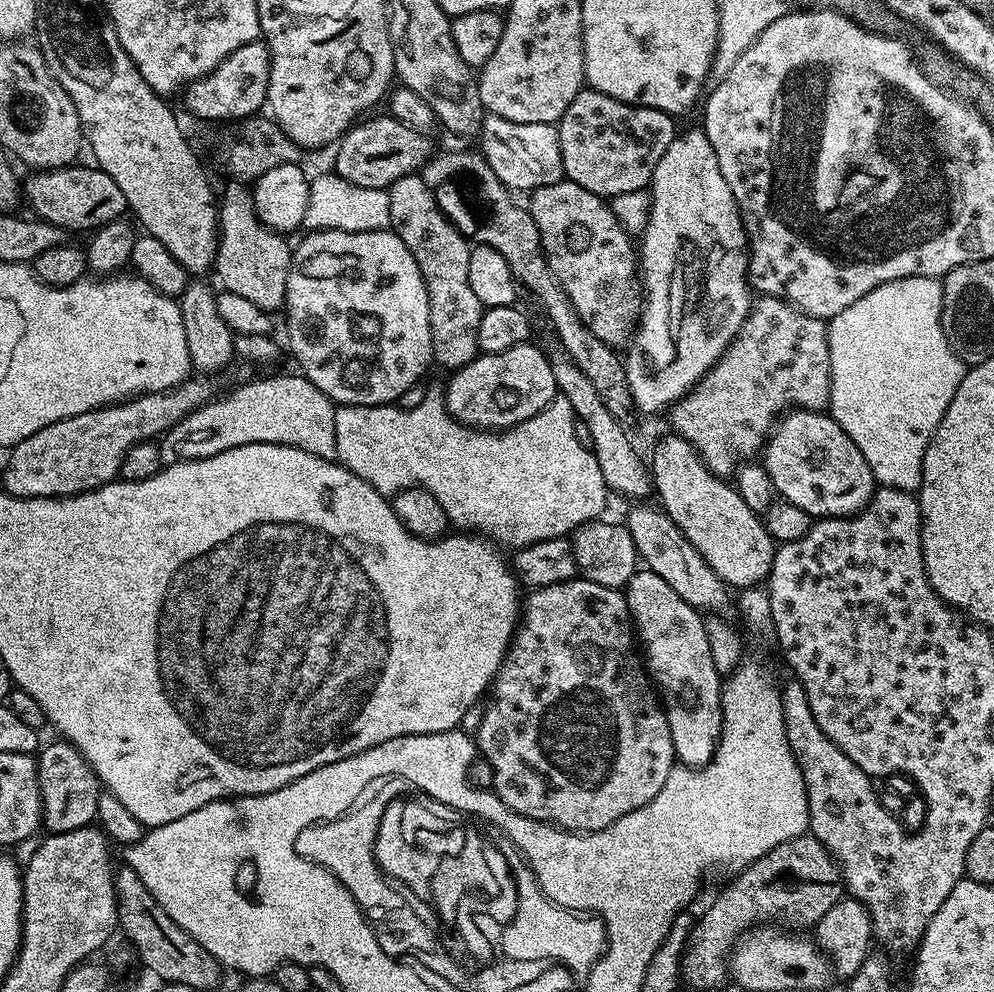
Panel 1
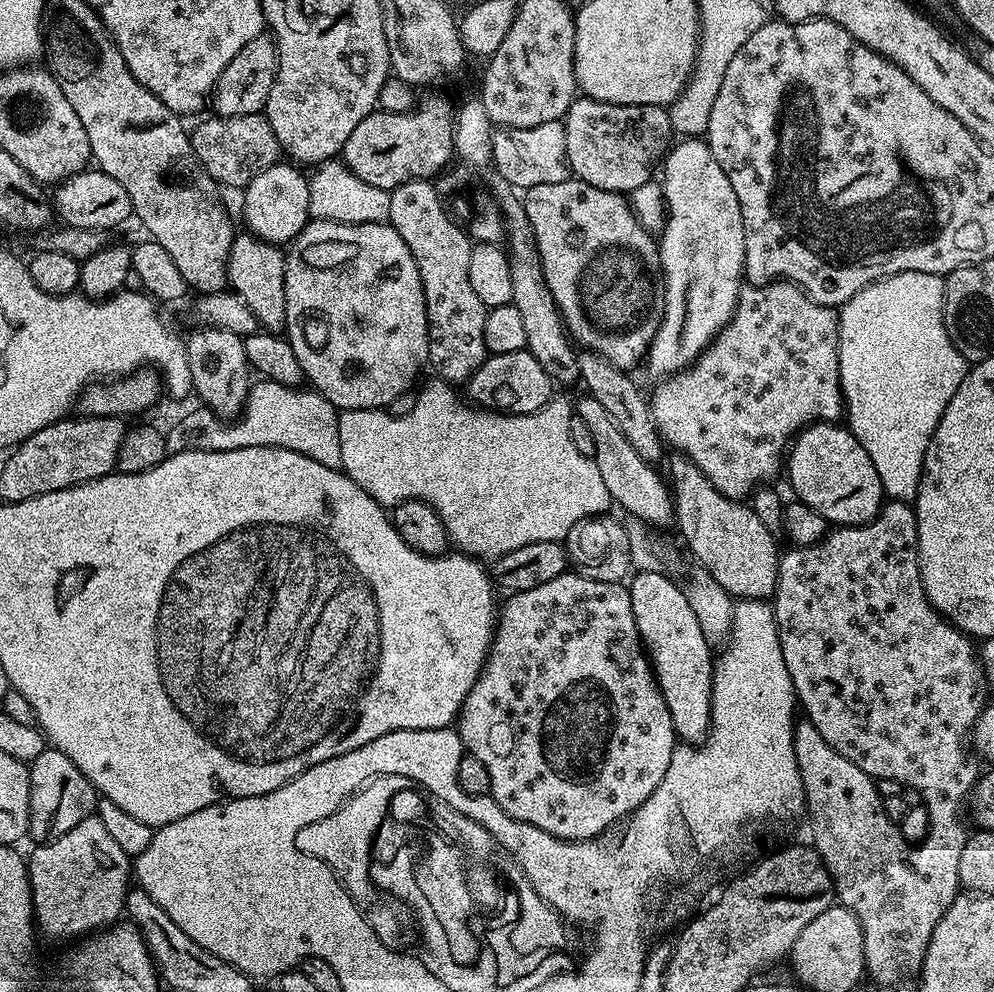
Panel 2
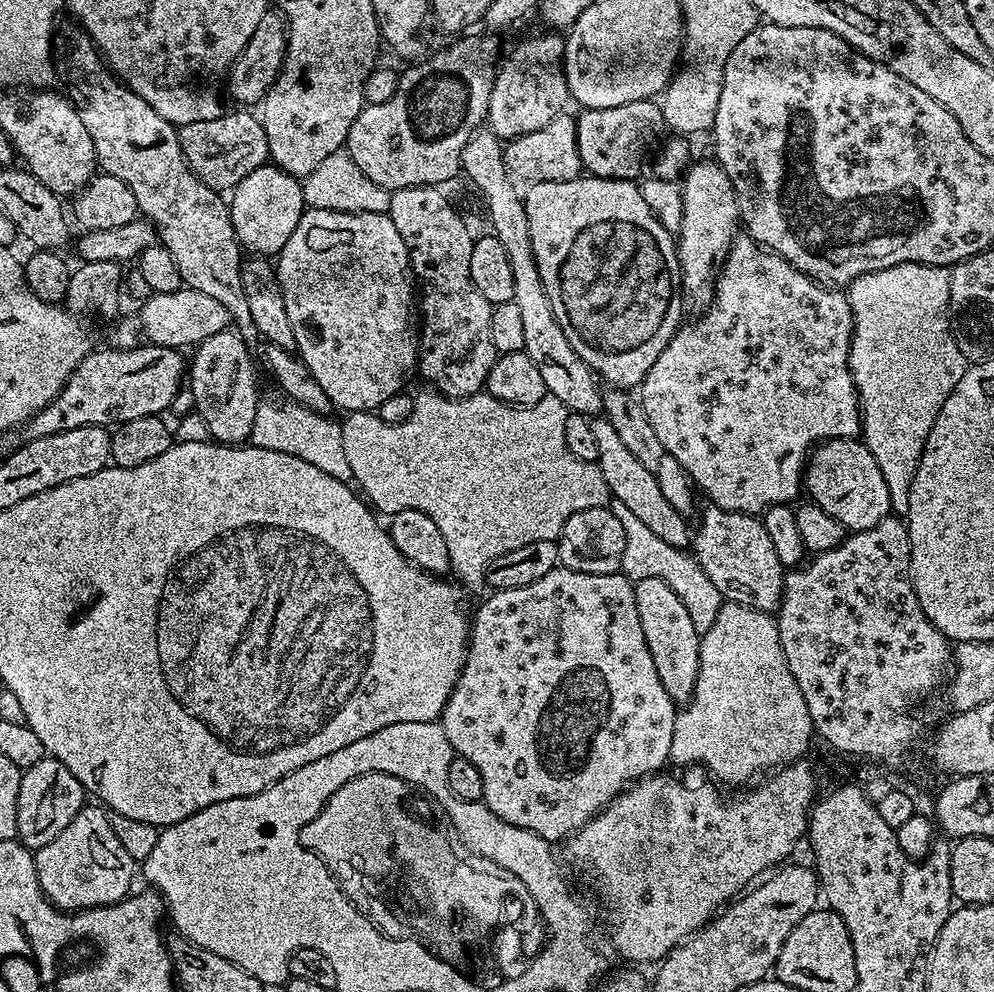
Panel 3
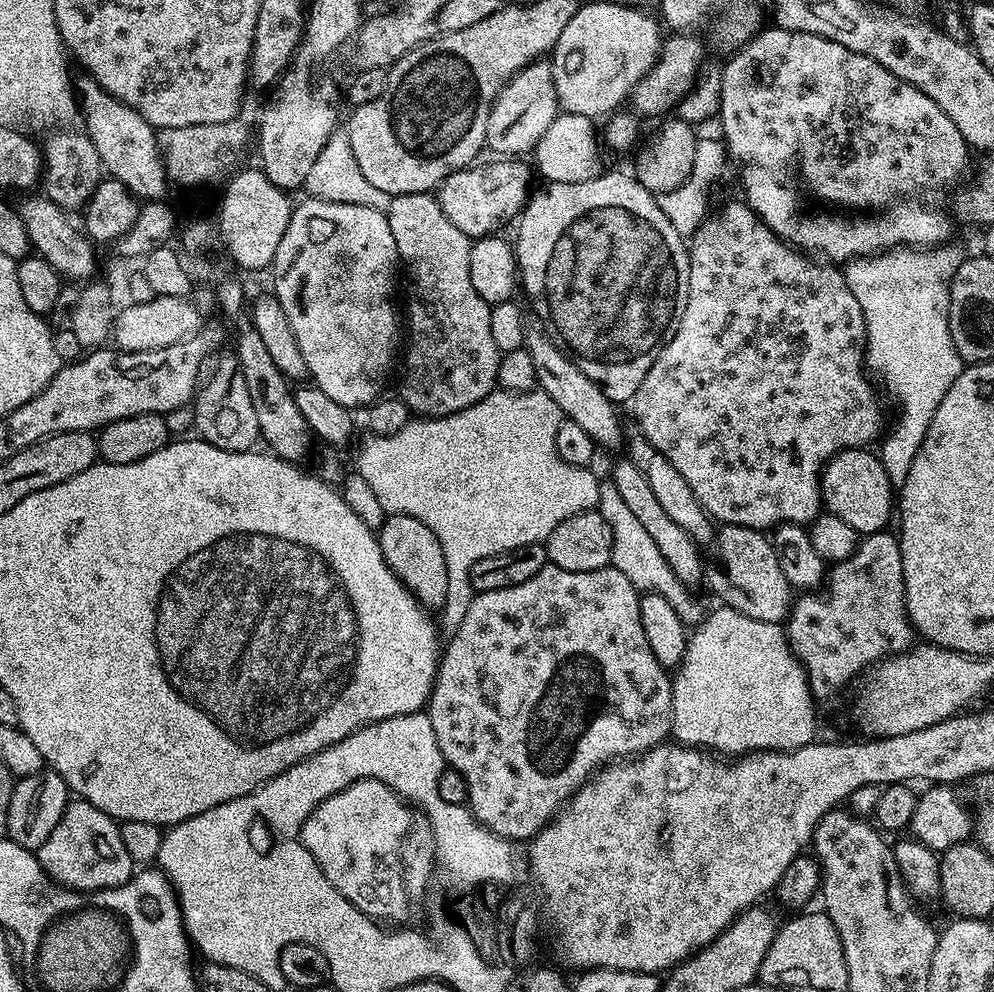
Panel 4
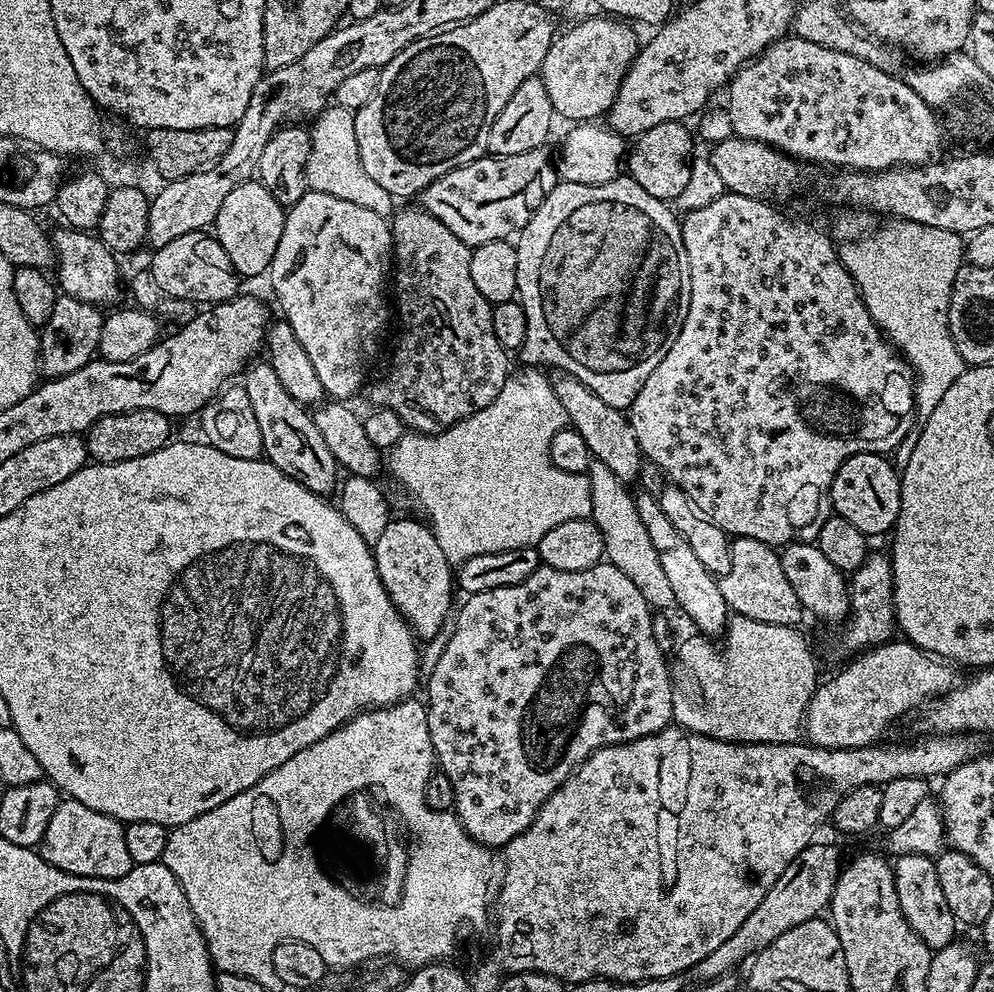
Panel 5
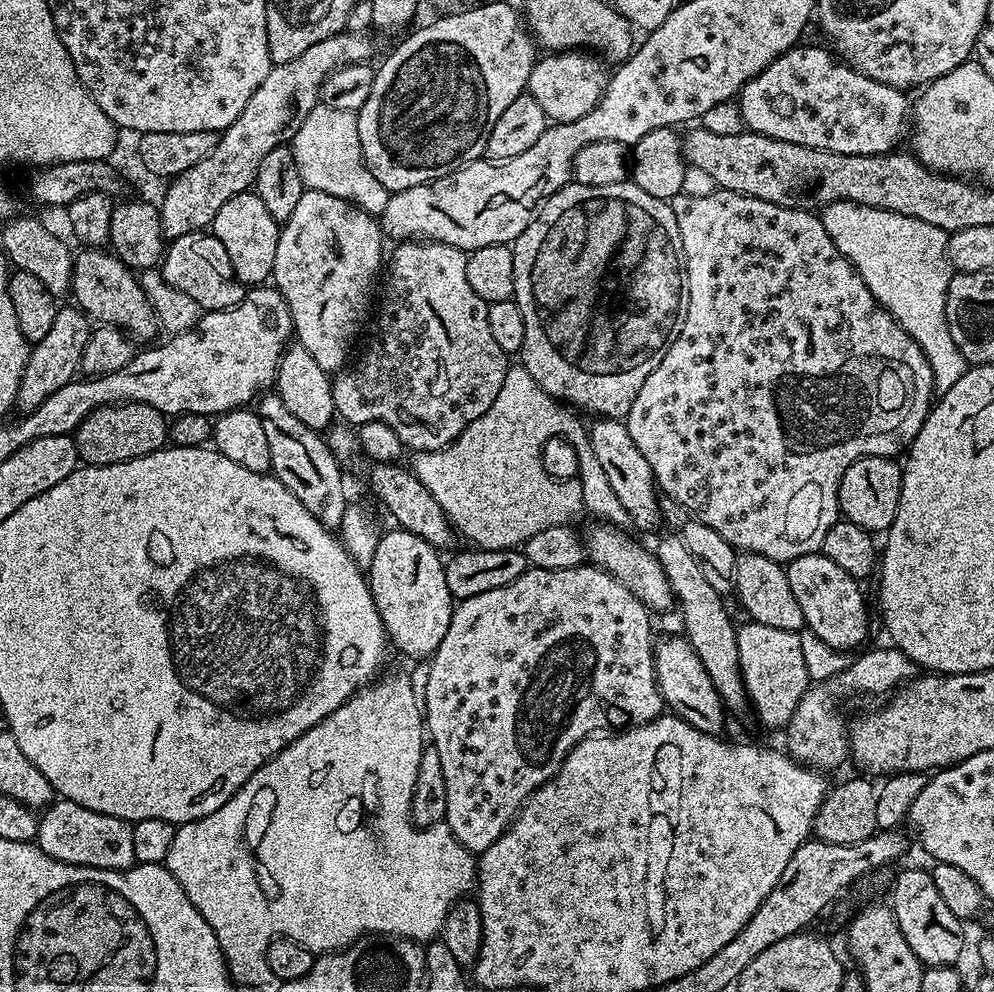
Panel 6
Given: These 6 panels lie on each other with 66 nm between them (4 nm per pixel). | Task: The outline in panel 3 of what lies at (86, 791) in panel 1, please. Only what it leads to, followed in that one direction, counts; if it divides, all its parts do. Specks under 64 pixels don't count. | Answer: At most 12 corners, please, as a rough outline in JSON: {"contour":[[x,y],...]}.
{"contour":[[53,756],[23,769],[16,839],[54,842],[86,804]]}

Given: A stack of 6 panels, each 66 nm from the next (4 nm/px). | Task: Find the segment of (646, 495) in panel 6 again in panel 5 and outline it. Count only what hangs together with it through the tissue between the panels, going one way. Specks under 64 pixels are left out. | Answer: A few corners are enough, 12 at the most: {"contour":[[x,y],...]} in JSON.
{"contour":[[555,378],[592,459],[631,485],[642,465],[631,419],[578,378]]}

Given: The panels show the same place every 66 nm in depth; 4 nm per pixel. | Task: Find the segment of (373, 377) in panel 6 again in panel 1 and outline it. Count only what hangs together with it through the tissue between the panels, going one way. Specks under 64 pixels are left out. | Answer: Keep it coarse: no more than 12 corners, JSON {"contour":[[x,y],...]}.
{"contour":[[423,175],[386,191],[430,298],[432,359],[480,352],[472,248]]}

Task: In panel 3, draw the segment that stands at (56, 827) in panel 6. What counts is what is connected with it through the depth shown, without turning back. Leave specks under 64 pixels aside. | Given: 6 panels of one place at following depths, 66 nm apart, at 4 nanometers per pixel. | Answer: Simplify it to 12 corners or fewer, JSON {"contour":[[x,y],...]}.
{"contour":[[103,807],[35,849],[61,912],[117,904],[138,864]]}

